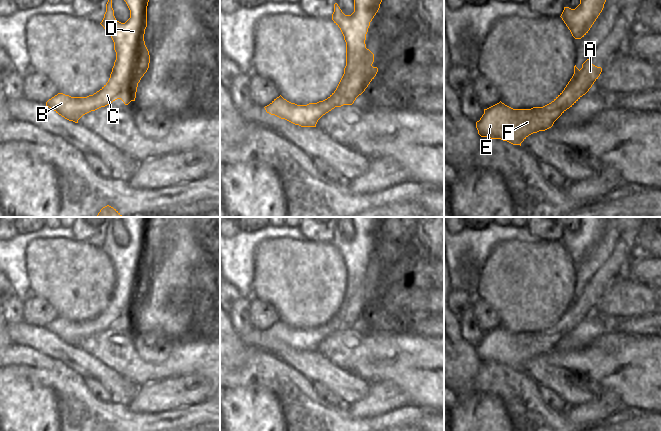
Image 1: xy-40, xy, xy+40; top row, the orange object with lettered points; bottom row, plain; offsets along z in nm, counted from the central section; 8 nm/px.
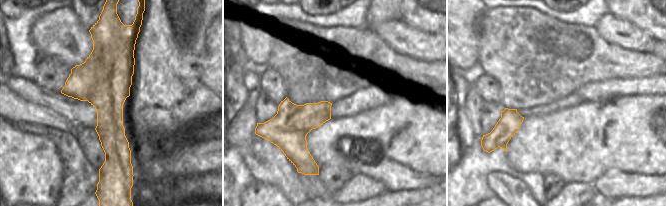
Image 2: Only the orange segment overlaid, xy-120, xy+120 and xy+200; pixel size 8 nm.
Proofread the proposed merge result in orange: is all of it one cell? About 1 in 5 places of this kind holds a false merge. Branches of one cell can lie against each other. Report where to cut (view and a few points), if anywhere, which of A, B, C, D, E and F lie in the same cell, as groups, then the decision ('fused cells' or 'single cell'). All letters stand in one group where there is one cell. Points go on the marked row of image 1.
no cut; A B C D E F; single cell

